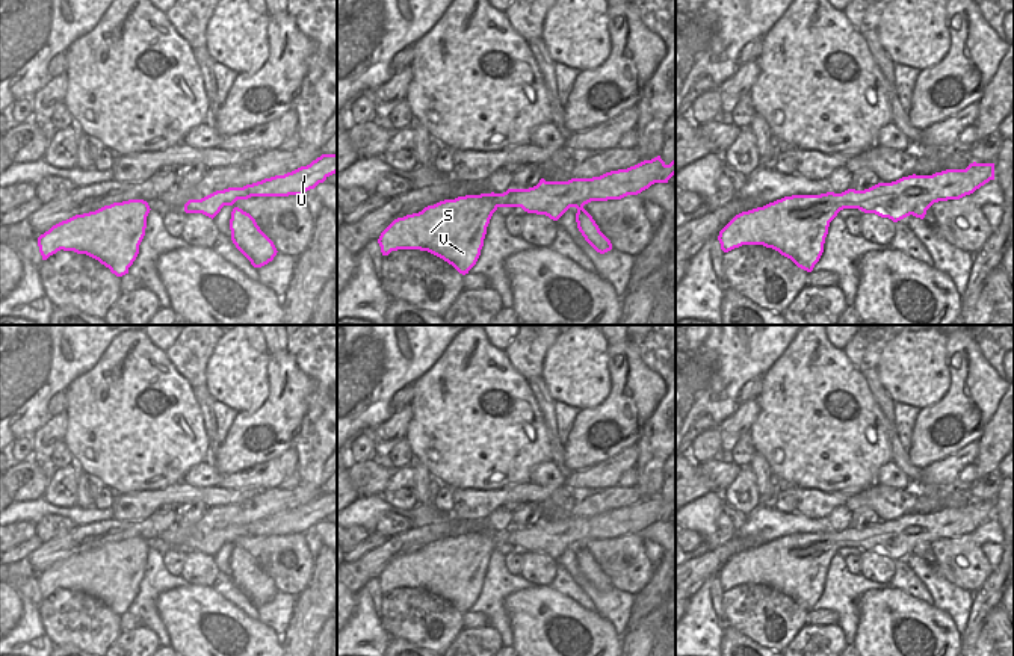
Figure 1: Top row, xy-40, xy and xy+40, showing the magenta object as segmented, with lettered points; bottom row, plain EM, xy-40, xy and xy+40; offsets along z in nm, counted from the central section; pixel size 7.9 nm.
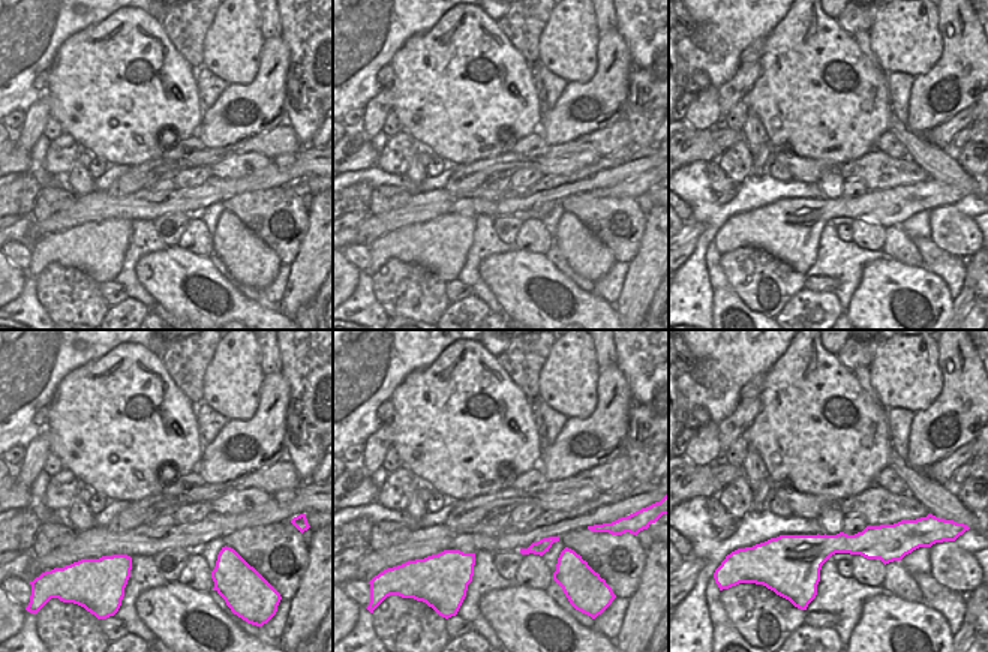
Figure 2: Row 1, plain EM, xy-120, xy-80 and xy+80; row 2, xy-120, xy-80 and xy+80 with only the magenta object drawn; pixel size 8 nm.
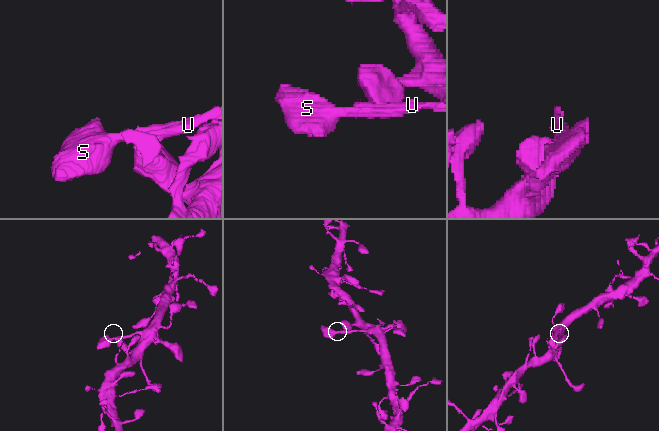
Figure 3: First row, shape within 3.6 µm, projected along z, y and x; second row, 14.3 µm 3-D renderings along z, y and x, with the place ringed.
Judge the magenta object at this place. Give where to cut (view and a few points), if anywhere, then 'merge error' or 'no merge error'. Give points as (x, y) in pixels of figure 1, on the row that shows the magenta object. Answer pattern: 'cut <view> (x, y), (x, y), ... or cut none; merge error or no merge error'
cut none; no merge error

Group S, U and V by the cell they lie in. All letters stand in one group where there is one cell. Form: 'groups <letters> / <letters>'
groups S U V

